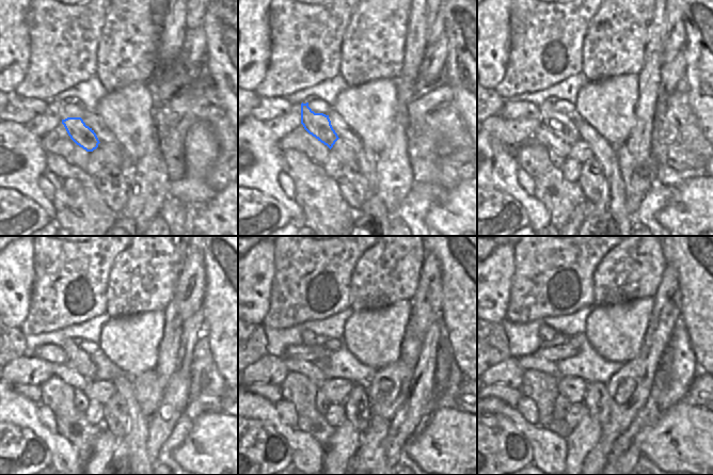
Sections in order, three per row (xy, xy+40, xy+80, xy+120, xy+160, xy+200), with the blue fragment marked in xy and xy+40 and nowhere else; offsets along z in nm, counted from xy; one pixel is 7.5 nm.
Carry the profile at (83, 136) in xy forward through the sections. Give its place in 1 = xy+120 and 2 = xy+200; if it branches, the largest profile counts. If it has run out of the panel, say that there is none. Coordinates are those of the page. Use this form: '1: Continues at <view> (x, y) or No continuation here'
1: Continues at xy+120 (76, 359)
2: Continues at xy+200 (547, 333)

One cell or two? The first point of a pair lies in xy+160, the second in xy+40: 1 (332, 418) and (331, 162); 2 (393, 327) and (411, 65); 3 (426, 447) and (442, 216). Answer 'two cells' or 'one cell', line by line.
1: one cell
2: two cells
3: one cell

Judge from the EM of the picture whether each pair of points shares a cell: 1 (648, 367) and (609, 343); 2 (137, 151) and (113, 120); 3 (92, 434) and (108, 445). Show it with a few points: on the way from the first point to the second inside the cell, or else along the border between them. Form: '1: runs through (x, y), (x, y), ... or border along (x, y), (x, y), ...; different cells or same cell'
1: border along (644, 335), (639, 352), (632, 360), (623, 363); different cells
2: runs through (132, 143), (129, 136), (121, 127); same cell
3: border along (103, 427), (96, 439), (92, 455), (86, 461); different cells

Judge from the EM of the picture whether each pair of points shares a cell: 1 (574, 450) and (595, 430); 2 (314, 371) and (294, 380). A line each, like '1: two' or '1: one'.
1: one
2: two

